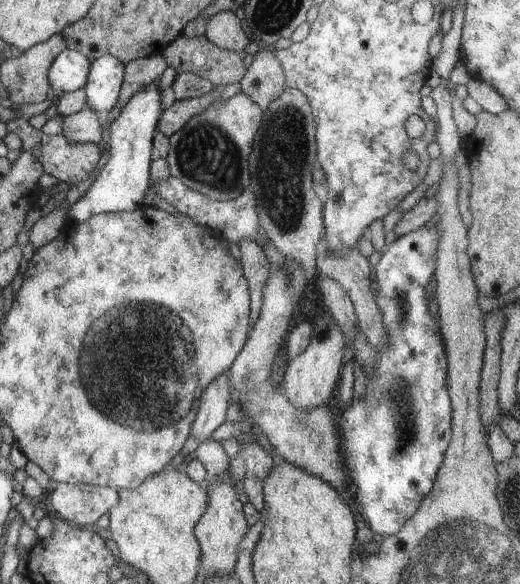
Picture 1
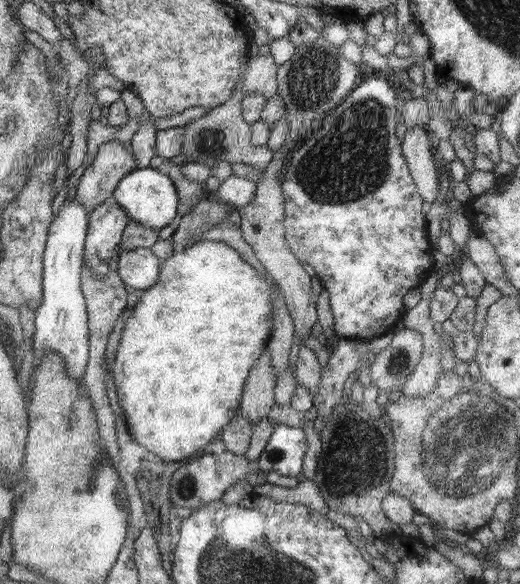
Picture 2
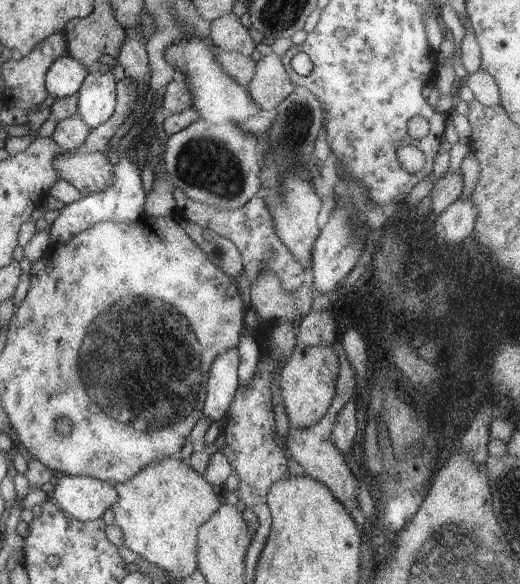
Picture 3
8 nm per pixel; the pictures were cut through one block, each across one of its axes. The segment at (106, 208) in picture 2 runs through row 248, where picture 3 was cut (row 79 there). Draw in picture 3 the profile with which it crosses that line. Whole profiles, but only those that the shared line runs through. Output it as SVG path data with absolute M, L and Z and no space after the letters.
M103 69L100 72L88 73L78 92L78 114L94 130L106 122L113 114L117 105L117 90L114 75Z

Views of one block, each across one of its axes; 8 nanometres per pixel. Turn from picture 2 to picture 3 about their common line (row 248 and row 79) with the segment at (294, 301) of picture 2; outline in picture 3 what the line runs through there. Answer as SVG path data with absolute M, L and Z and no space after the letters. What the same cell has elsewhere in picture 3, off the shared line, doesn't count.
M272 53L257 62L253 81L246 88L264 110L273 110L294 92L296 86L283 60Z

